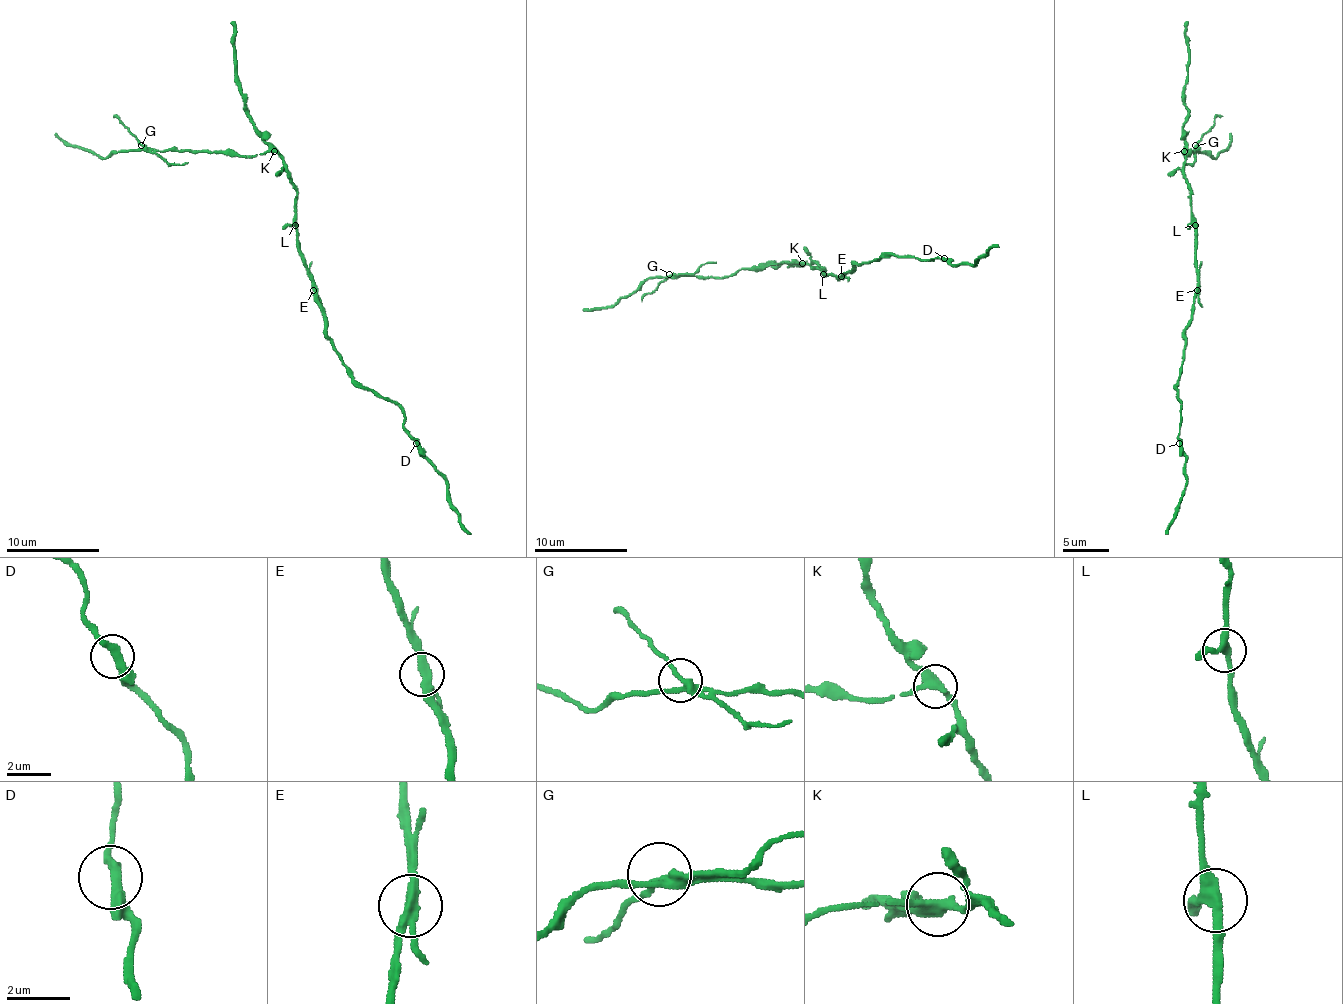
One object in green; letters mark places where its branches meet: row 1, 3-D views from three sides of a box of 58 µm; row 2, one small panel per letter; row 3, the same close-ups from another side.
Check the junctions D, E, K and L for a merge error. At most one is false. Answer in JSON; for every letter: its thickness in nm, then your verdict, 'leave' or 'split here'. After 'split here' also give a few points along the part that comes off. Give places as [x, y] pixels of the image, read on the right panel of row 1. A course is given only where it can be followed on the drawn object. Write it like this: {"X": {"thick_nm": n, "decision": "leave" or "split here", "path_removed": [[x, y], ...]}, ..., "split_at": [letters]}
{"D": {"thick_nm": 360, "decision": "leave"}, "E": {"thick_nm": 280, "decision": "leave"}, "K": {"thick_nm": 280, "decision": "split here", "path_removed": [[1183, 150], [1183, 155], [1197, 150], [1214, 157], [1228, 145], [1230, 134]]}, "L": {"thick_nm": 280, "decision": "leave"}, "split_at": ["K"]}

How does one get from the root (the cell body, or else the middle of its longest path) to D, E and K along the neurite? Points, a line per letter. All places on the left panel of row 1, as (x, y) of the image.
D: (304, 255), (325, 336), (341, 364), (402, 411), (406, 434), (416, 443)
E: (304, 255), (304, 266), (313, 290)
K: (304, 255), (297, 239), (297, 185), (290, 176), (288, 164), (274, 150)

